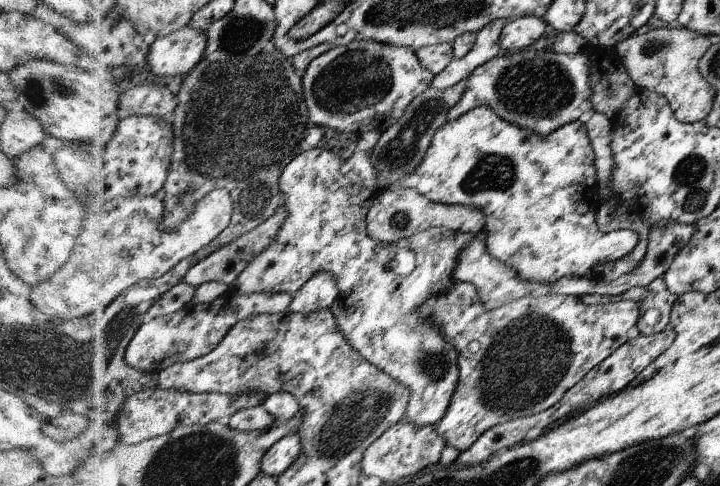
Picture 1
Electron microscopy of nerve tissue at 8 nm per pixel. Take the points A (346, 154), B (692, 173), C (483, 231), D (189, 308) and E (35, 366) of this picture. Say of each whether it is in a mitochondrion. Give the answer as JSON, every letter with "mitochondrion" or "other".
{"A":"other","B":"mitochondrion","C":"other","D":"other","E":"mitochondrion"}

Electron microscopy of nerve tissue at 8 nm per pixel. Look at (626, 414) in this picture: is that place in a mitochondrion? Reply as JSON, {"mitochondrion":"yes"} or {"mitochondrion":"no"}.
{"mitochondrion":"no"}

